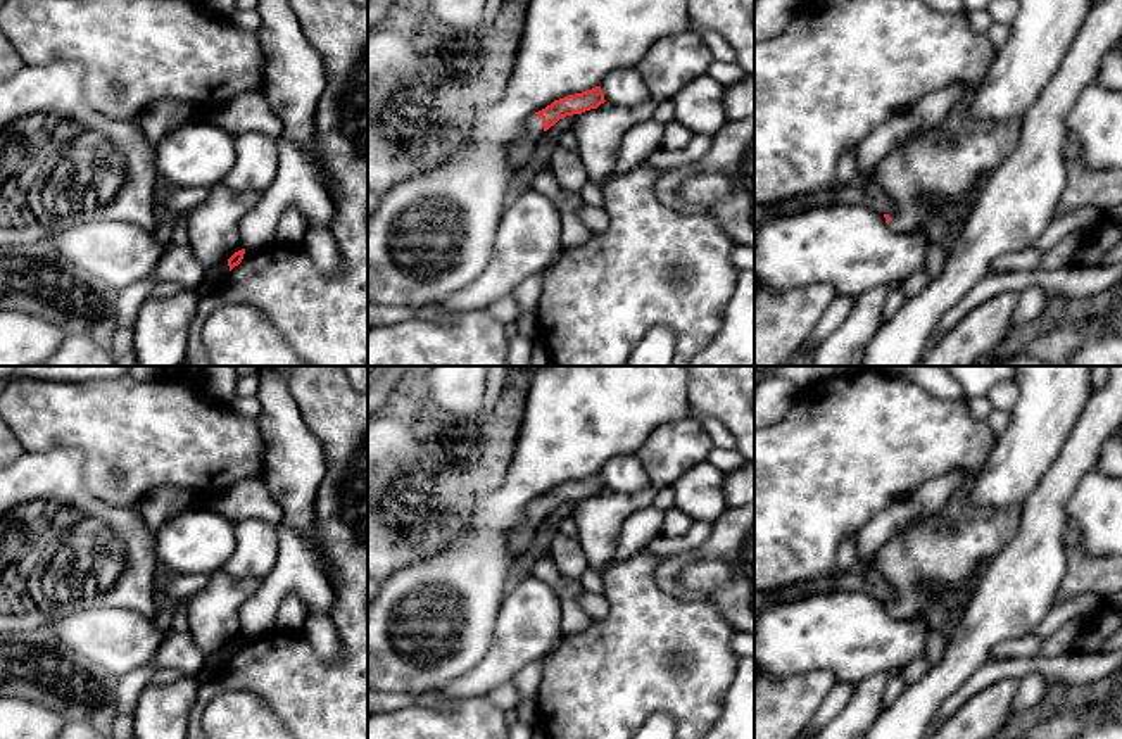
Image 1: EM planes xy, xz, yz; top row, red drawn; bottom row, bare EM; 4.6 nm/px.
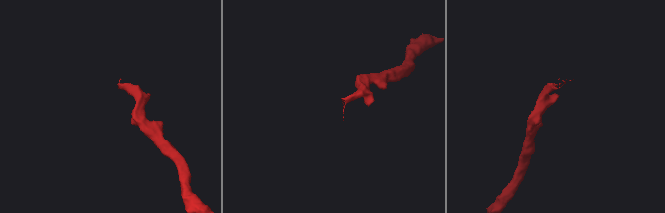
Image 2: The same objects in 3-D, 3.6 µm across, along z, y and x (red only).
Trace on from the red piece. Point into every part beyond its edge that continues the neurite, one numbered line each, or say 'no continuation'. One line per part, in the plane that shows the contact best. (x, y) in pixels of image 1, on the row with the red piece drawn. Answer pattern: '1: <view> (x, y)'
1: xz (516, 154)

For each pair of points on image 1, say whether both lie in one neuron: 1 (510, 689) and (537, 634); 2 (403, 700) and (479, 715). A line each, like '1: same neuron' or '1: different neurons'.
1: different neurons
2: different neurons

